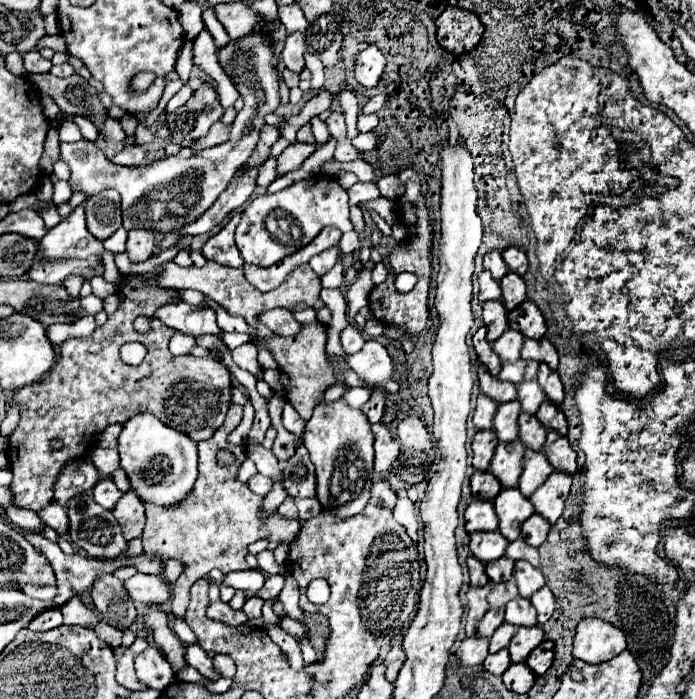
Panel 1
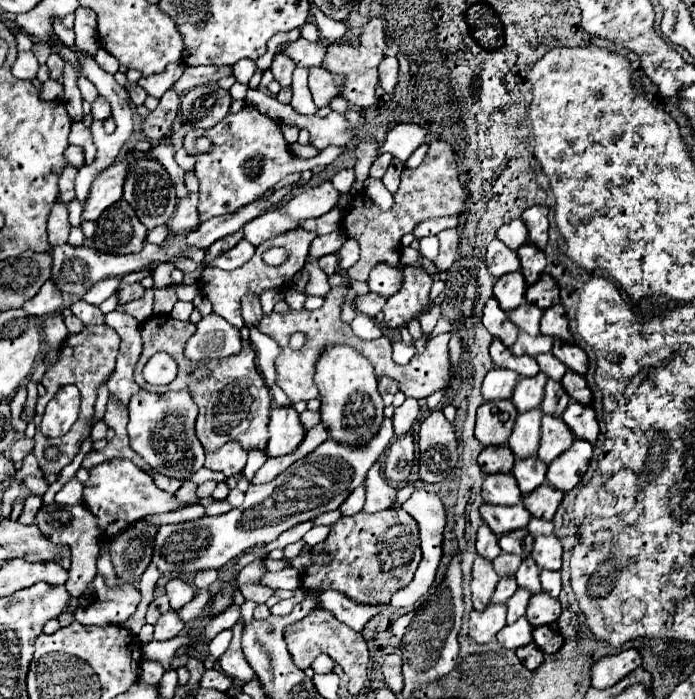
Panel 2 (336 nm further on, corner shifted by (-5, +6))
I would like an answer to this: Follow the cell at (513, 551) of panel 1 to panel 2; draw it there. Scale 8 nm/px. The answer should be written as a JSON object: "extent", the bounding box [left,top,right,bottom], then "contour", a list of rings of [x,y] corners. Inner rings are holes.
{"extent":[526,517,554,537],"contour":[[[532,517],[526,529],[530,531],[530,535],[532,535],[532,537],[552,535],[552,531],[554,531],[554,523],[552,523],[552,521],[546,521],[546,519],[536,519],[536,517]]]}

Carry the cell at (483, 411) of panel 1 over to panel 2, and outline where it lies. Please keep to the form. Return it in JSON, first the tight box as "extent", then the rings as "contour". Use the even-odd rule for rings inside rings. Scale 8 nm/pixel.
{"extent":[482,367,518,401],"contour":[[[494,367],[488,371],[482,383],[482,397],[484,401],[494,401],[494,399],[510,399],[512,391],[516,387],[518,375],[516,371],[504,371],[500,367]]]}

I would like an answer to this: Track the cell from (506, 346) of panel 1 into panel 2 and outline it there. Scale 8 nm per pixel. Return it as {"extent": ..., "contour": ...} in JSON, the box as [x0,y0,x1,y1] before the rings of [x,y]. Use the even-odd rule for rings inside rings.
{"extent":[508,301,542,335],"contour":[[[522,301],[516,309],[508,311],[508,317],[510,317],[512,323],[516,323],[520,327],[520,331],[526,331],[530,335],[538,335],[540,333],[542,309],[538,309],[536,305],[530,305],[530,303]]]}

